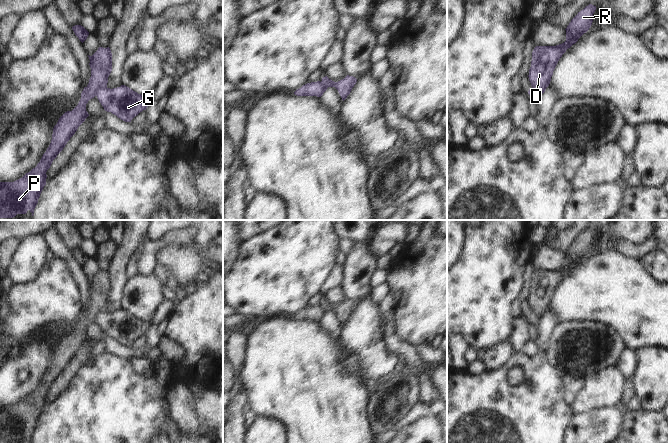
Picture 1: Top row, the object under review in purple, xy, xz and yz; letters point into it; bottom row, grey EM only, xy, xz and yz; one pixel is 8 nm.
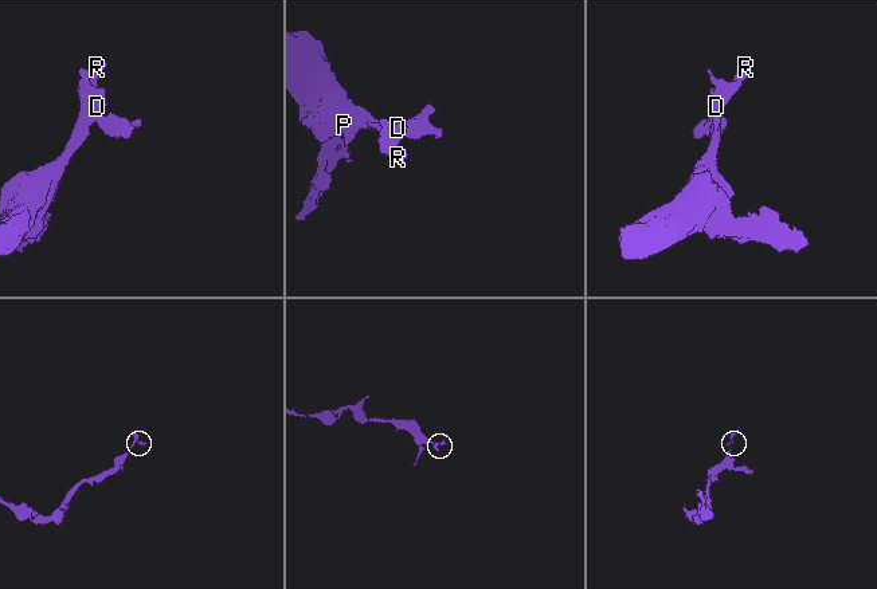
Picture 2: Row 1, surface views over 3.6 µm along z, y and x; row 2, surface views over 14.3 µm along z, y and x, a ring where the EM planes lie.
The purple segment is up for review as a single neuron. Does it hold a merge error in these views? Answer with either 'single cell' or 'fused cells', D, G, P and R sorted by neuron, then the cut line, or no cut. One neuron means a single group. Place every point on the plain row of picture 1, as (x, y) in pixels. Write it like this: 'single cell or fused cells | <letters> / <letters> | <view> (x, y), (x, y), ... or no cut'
fused cells | D P R / G | xy (106, 311), (100, 312), (95, 319)

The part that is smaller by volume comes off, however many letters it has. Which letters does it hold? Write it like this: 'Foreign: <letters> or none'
Foreign: G

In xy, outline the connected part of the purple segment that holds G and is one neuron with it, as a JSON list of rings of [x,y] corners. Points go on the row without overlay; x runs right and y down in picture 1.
[[[125,309],[113,313],[99,313],[96,320],[105,335],[111,336],[125,346],[131,346],[151,327],[151,324]]]

